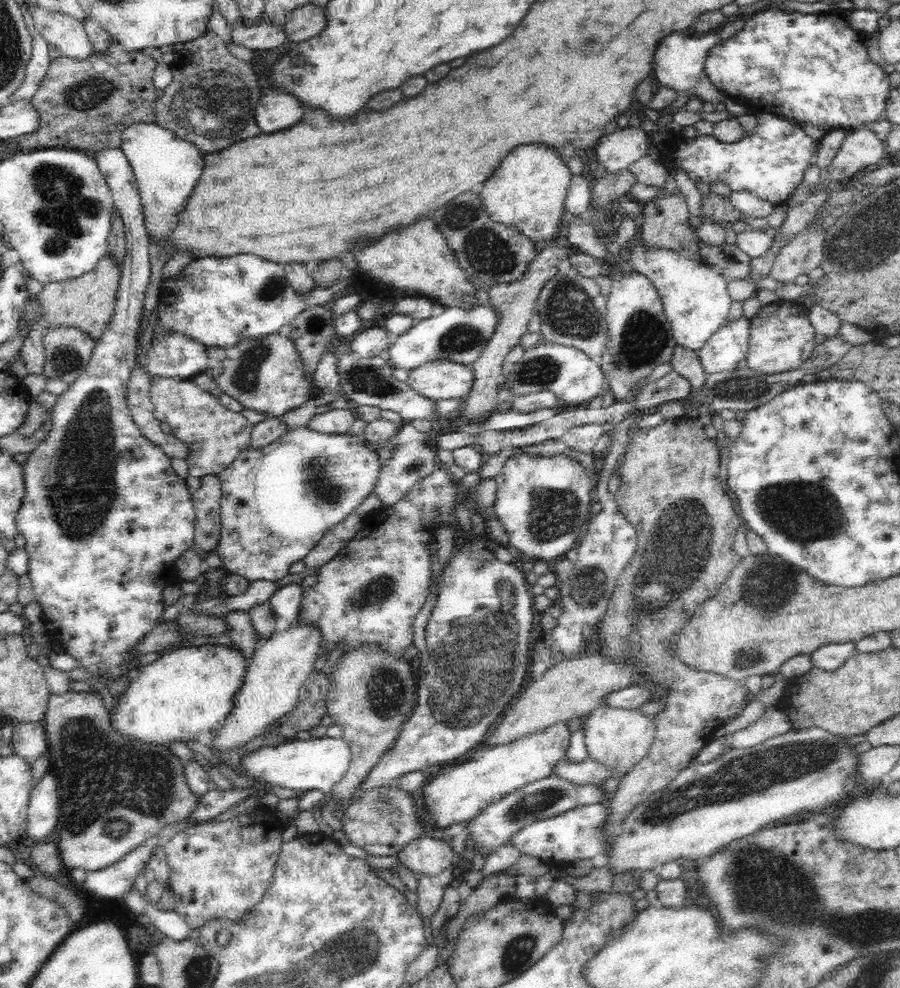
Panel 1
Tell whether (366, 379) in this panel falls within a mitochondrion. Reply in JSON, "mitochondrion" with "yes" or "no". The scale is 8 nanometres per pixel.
{"mitochondrion":"yes"}

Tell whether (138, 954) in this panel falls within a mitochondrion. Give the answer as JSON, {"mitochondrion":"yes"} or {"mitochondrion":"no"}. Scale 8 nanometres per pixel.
{"mitochondrion":"no"}

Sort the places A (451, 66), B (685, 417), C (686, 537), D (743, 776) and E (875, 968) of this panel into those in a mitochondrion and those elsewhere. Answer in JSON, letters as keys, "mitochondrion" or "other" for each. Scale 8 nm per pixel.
{"A":"other","B":"other","C":"mitochondrion","D":"mitochondrion","E":"mitochondrion"}

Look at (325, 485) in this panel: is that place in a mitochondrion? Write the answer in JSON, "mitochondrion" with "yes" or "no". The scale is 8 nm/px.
{"mitochondrion":"yes"}

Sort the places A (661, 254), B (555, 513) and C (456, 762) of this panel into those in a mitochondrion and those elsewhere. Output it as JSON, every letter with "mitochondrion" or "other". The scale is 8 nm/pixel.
{"A":"other","B":"mitochondrion","C":"other"}

